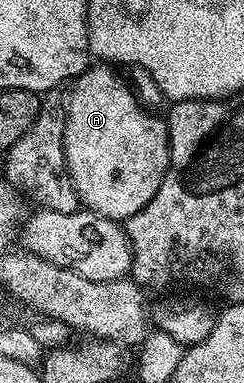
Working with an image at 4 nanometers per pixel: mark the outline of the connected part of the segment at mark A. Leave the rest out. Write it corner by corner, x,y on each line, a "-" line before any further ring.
93,64
76,75
69,102
64,103
63,152
67,175
73,182
80,205
104,218
124,220
142,210
151,196
159,192
159,184
163,184
163,176
169,167
169,129
164,117
148,114
137,103
136,96
113,69
109,64

